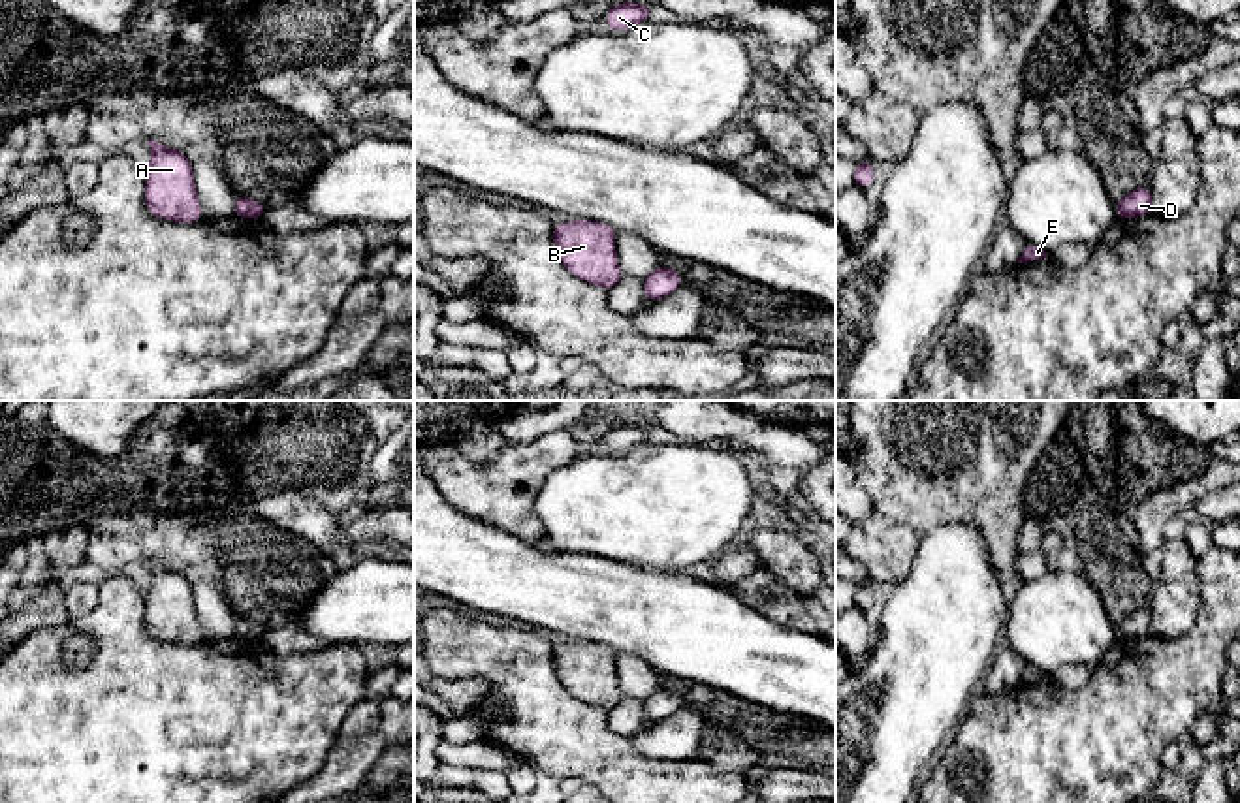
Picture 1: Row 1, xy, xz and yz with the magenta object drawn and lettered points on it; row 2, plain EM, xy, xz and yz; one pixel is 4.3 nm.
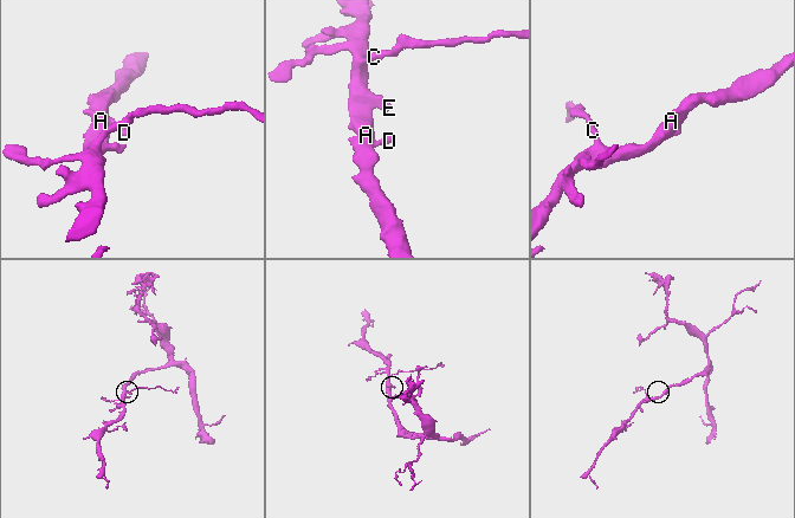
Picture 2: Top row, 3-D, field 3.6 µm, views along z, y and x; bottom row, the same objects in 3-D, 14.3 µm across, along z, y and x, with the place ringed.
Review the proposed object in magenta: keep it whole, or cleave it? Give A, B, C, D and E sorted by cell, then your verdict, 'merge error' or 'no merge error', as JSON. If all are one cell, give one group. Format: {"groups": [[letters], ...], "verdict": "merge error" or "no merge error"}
{"groups": [["A", "B", "C", "D", "E"]], "verdict": "no merge error"}

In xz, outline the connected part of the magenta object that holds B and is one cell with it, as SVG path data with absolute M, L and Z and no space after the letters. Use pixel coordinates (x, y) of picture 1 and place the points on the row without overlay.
M576 641L553 645L561 685L578 700L612 711L623 701L617 675L617 651L602 643Z

